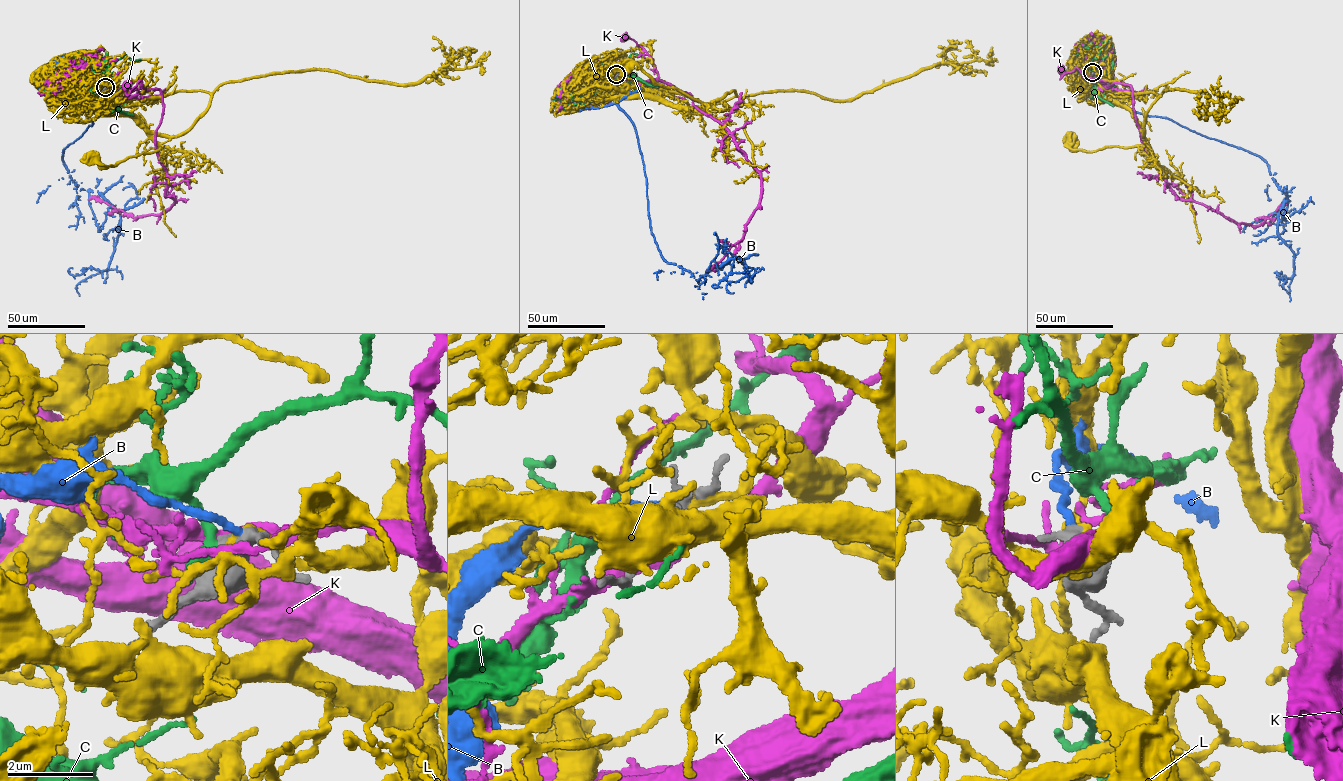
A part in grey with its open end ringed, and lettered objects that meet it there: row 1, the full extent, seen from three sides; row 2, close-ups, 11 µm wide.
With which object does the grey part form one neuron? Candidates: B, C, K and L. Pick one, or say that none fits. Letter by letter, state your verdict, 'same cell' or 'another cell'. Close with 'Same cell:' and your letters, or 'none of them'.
B: same cell
C: another cell
K: another cell
L: another cell
Same cell: B

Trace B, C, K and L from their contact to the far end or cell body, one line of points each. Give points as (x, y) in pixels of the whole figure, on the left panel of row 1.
B: (104, 87), (78, 103), (93, 123), (62, 160), (119, 214), (119, 233), (107, 269), (72, 268)
C: (103, 88), (97, 85), (53, 87), (67, 93), (66, 100), (71, 106)
K: (104, 87), (95, 85), (93, 79), (115, 95), (137, 95), (145, 90), (139, 80), (126, 95), (127, 85)
L: (104, 87), (110, 86), (114, 99), (123, 100), (113, 111), (128, 112), (161, 147), (112, 166), (90, 159)

